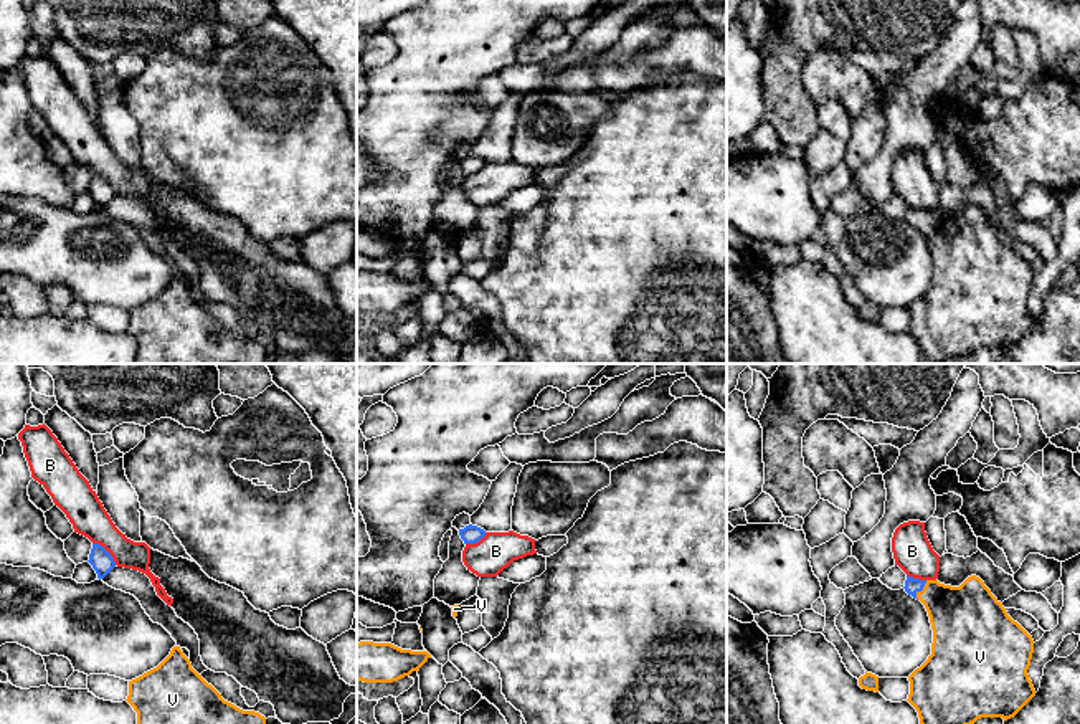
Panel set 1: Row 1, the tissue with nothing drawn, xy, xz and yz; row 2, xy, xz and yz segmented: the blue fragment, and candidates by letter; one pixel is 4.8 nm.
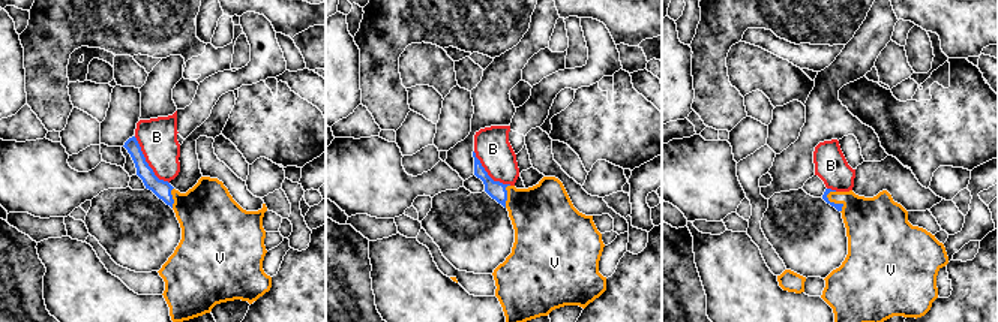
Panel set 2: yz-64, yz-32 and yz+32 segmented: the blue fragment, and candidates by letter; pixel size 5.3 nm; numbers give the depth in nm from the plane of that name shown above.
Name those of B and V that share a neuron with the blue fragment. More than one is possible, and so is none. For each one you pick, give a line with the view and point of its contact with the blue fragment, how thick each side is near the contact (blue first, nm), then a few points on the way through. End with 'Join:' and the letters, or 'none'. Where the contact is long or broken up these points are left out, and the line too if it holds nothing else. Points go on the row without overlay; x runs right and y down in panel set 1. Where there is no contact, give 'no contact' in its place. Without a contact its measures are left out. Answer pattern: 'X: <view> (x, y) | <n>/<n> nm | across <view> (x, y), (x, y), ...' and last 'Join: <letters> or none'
Join: none

